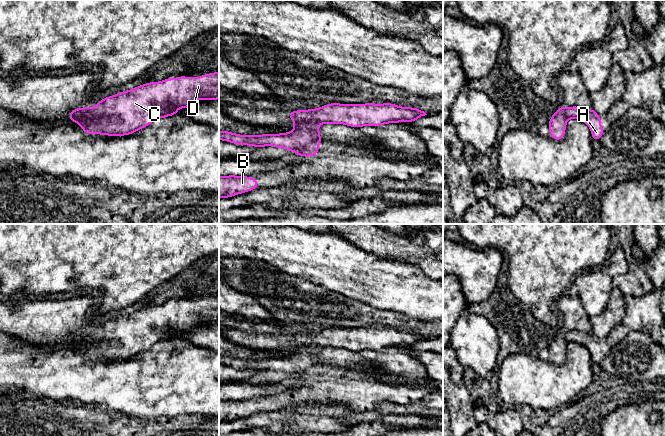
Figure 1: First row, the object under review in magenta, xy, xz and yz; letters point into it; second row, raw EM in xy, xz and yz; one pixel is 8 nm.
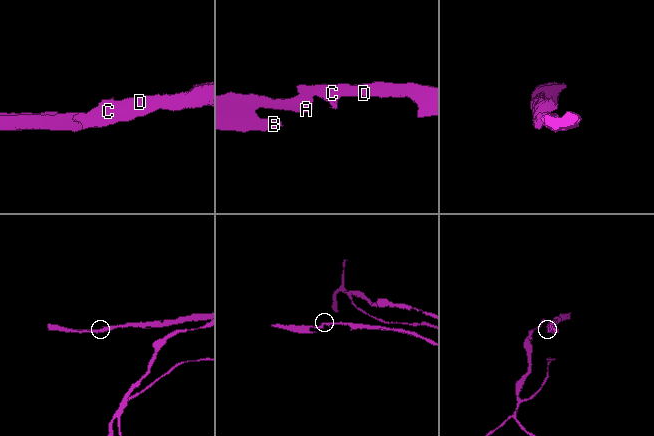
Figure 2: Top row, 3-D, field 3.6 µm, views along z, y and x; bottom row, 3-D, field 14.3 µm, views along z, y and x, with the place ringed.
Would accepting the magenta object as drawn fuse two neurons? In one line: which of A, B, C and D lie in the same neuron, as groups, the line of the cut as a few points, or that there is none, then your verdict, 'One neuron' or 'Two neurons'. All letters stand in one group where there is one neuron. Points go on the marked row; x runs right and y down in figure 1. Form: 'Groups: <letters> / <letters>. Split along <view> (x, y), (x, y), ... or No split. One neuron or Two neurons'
Groups: A B / C D. Split along xy (69, 113), (74, 113), (78, 116), (93, 115). Two neurons

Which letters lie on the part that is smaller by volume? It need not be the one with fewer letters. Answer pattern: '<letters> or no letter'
A, B

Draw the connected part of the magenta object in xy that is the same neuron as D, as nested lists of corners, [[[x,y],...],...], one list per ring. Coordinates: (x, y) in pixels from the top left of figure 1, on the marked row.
[[[219,72],[195,78],[178,76],[159,82],[148,82],[99,100],[96,106],[91,107],[92,116],[78,117],[75,114],[69,114],[67,119],[79,124],[87,135],[96,133],[107,136],[126,136],[149,126],[159,118],[179,115],[177,108],[190,108],[198,99],[212,101],[219,99]]]

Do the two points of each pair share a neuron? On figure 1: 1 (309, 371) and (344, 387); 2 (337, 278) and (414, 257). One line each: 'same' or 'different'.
1: same
2: different

